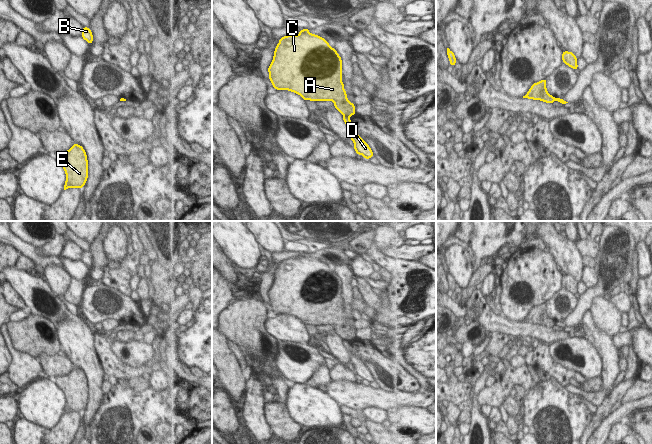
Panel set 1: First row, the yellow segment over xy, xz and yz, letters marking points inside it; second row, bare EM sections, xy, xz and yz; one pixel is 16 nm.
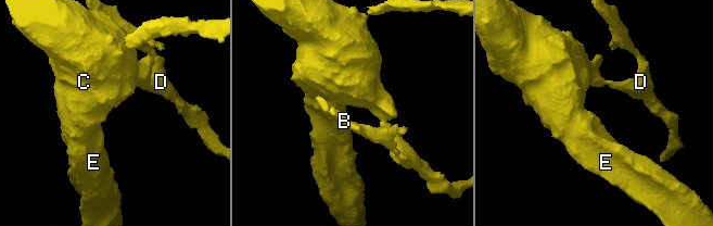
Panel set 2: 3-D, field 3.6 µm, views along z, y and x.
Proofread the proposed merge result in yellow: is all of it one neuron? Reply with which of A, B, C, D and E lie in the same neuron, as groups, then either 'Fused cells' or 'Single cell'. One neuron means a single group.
Groups: A C E / B D. Fused cells

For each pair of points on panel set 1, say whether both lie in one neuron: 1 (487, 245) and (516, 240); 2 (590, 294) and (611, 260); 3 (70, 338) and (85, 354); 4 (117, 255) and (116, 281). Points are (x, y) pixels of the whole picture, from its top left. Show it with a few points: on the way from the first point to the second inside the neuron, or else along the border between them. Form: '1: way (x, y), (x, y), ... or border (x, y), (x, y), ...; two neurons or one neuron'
1: way (494, 240), (509, 240); one neuron
2: way (599, 288), (604, 283), (604, 269); one neuron
3: way (74, 342), (81, 350); one neuron
4: border (127, 253), (119, 263); two neurons

